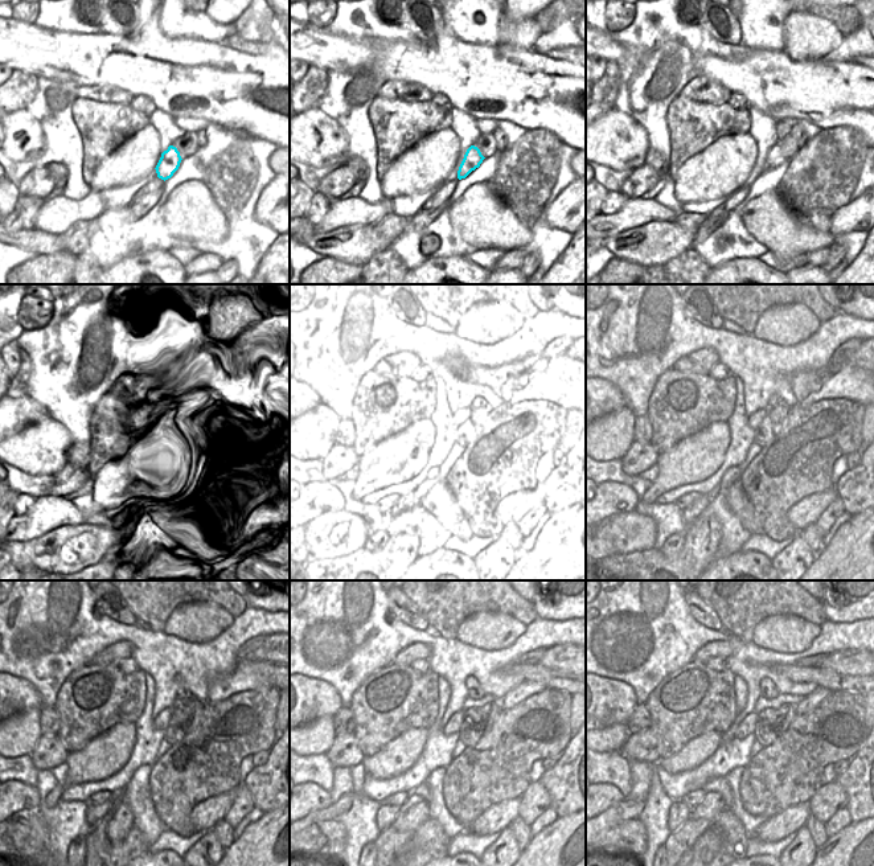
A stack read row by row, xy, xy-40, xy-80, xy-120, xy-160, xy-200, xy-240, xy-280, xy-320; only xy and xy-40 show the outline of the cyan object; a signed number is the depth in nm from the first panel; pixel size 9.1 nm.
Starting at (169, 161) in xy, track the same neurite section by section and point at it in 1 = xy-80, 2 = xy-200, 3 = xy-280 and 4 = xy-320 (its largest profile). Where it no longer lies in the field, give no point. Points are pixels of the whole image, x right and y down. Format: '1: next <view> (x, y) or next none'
1: next xy-80 (774, 157)
2: next xy-200 (763, 434)
3: next xy-280 (468, 734)
4: next xy-320 (764, 734)

